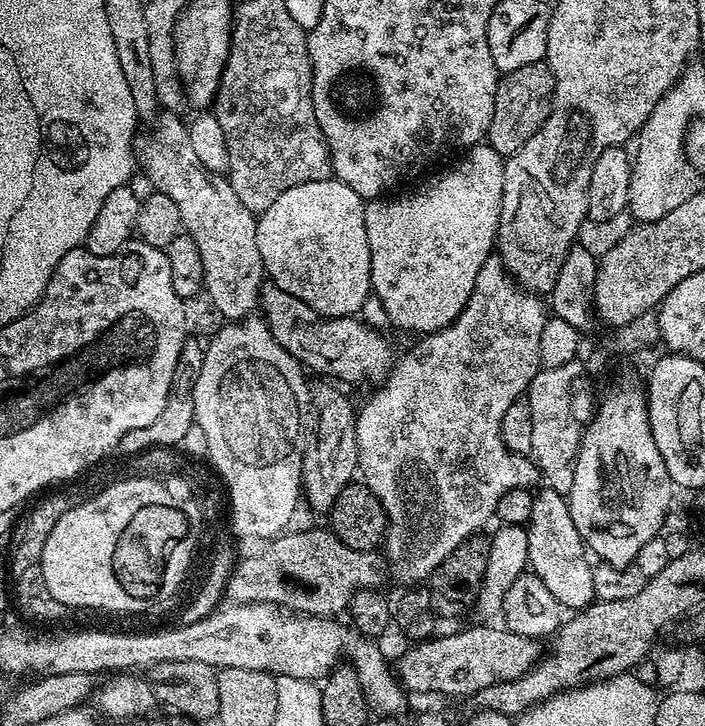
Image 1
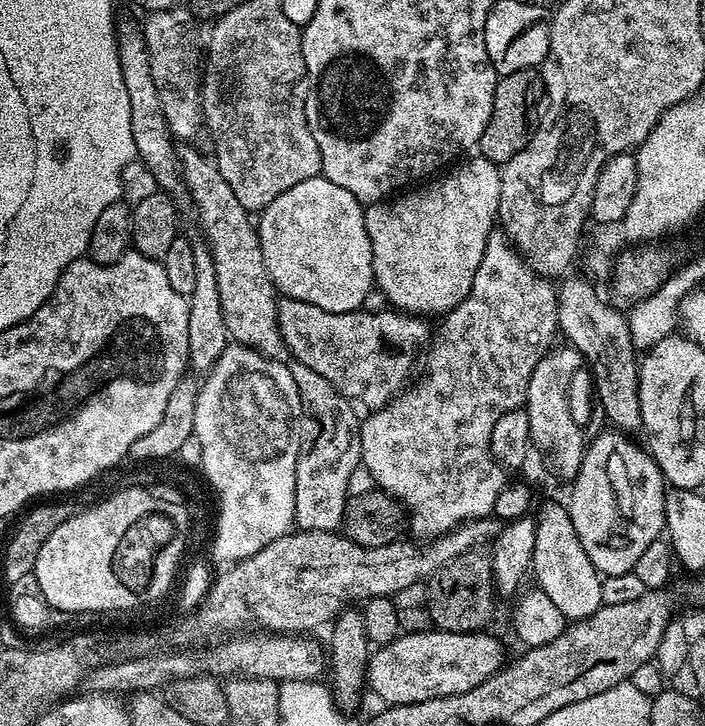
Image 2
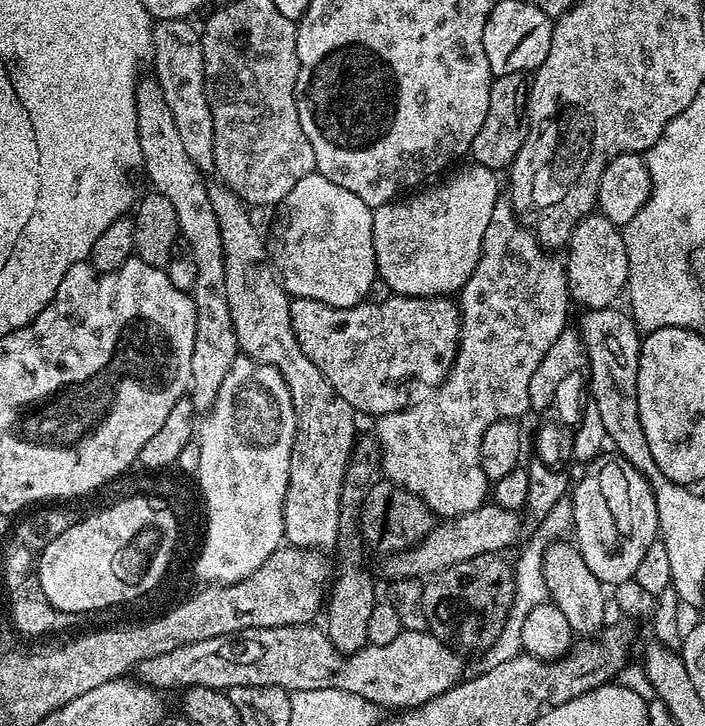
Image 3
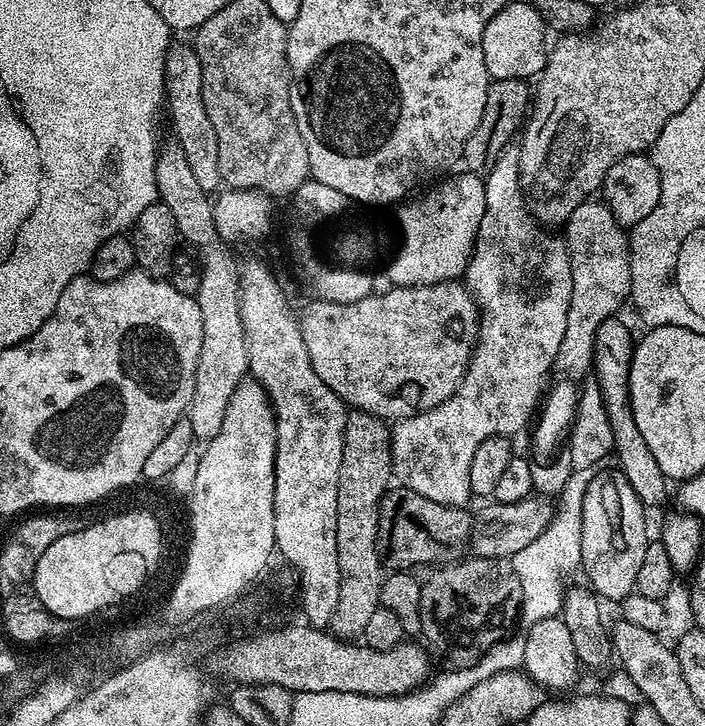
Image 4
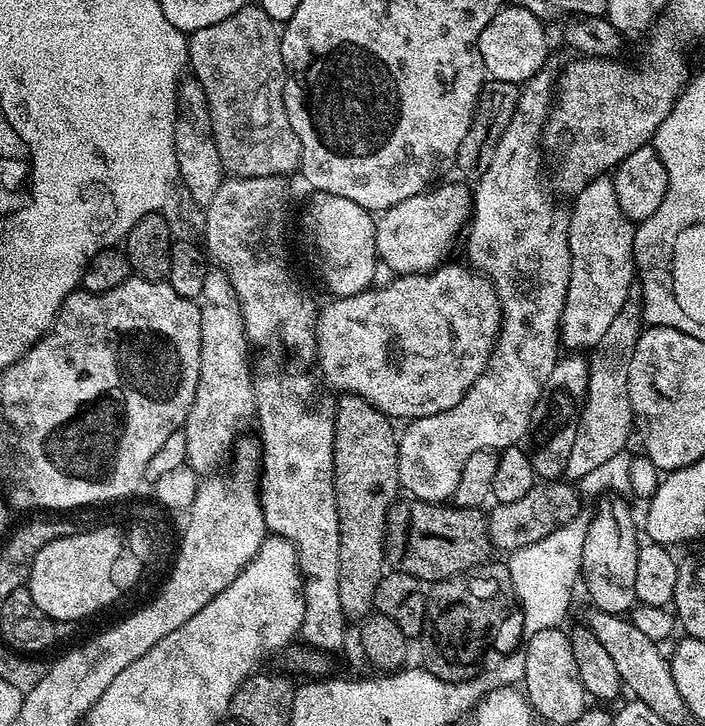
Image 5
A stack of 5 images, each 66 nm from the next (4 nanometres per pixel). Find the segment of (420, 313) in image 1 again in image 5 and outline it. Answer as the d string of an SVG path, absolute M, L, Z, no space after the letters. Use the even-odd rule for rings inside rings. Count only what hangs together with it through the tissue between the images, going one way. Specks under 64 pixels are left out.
M464 184L429 187L417 196L398 202L375 217L376 254L386 266L402 276L431 272L449 259L448 251L456 244L456 235L469 223L472 215L473 189Z

